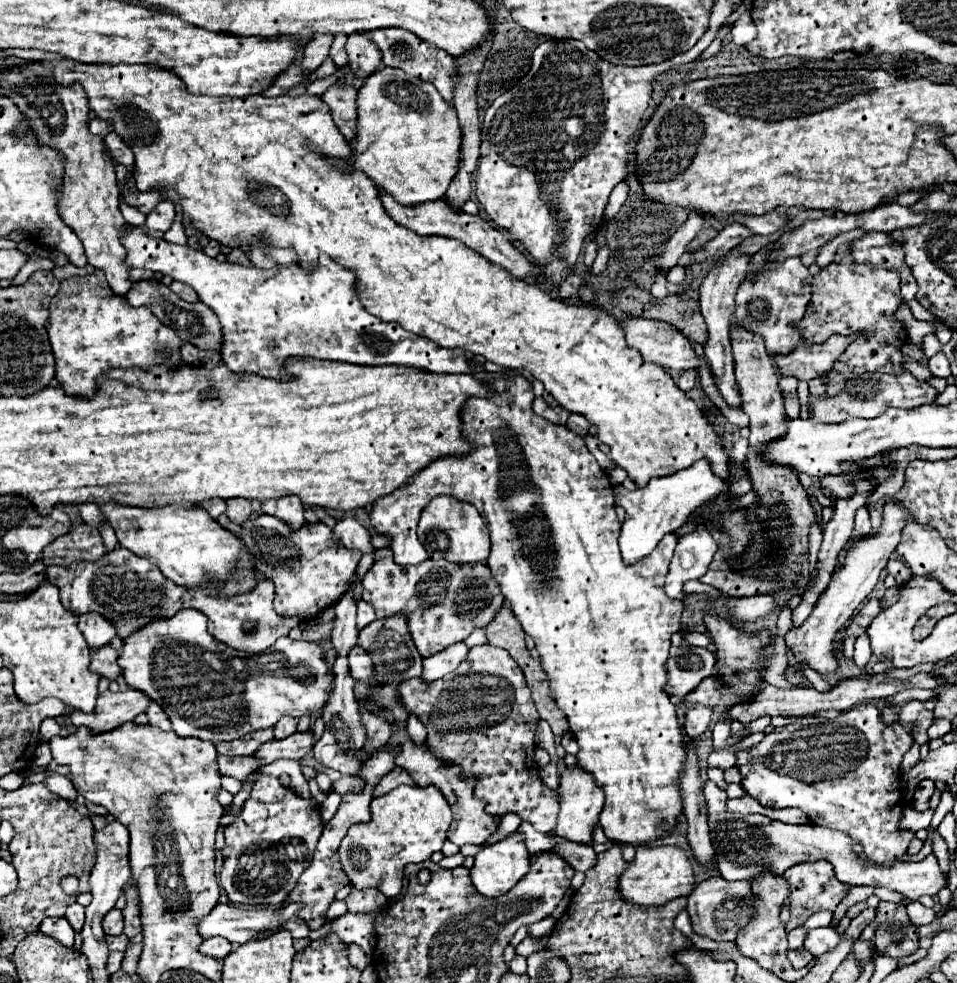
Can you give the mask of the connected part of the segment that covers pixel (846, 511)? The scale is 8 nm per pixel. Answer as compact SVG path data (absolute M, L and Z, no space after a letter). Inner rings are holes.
M860 476L856 482L858 482L858 490L856 490L854 498L850 498L850 500L836 500L834 516L830 518L828 524L824 524L824 540L822 540L820 552L818 552L818 578L816 578L816 584L814 584L810 590L806 590L806 592L802 594L800 606L792 612L792 622L794 622L794 626L800 626L800 624L810 616L810 612L812 612L812 608L814 608L814 604L816 604L816 600L818 600L818 596L820 596L820 594L826 590L826 586L830 584L830 578L832 578L834 566L836 566L836 562L838 562L840 550L842 550L844 544L854 536L854 514L856 514L858 508L862 508L862 506L866 504L866 496L868 496L868 492L874 488L874 482L870 482L870 476L868 476L868 478L866 478L866 476Z

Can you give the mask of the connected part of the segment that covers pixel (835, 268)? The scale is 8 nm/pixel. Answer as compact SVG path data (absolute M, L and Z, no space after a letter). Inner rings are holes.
M848 244L840 246L836 258L824 266L812 280L812 312L806 312L802 320L802 338L822 344L830 334L852 334L858 330L872 332L870 340L858 338L854 340L842 358L834 364L834 368L822 376L828 382L828 394L836 394L842 388L846 378L854 378L862 372L892 372L898 374L900 366L910 370L916 378L928 380L932 372L920 366L916 360L904 356L898 348L904 344L904 326L894 320L894 312L902 302L900 296L900 278L892 270L882 270L876 266L856 264L850 258ZM902 332L902 340L900 340Z

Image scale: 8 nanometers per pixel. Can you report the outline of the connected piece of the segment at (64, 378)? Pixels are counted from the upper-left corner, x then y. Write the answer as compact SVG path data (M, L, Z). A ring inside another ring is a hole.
M100 270L92 276L72 276L62 282L60 292L50 302L46 330L56 358L56 380L68 396L92 398L96 378L114 368L150 368L166 362L178 366L182 362L178 334L162 324L148 306L132 308L126 298L114 294Z

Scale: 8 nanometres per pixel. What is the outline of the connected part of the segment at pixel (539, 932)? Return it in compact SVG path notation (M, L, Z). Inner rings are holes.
M548 916L548 918L540 920L540 922L534 922L534 924L530 924L530 926L528 926L528 930L530 930L530 936L534 936L534 938L540 938L540 936L546 936L546 934L550 934L550 932L552 932L552 928L554 928L554 924L556 924L556 920L554 920L552 916Z

